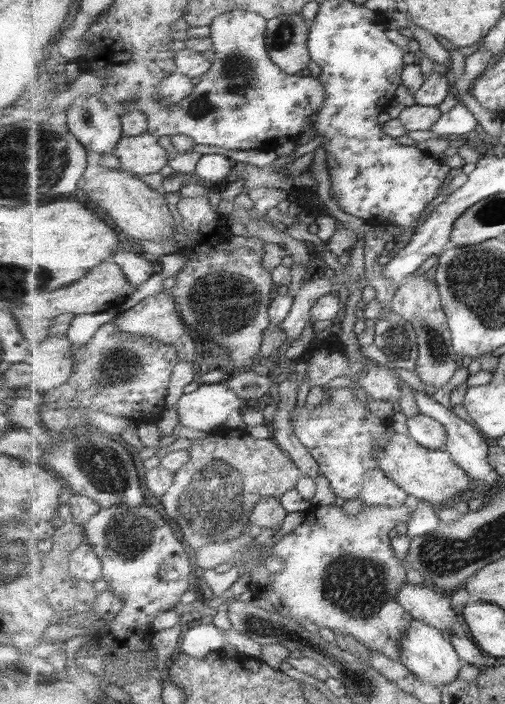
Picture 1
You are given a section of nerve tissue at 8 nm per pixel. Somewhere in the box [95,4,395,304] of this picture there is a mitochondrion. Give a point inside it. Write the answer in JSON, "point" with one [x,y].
{"point":[236,78]}

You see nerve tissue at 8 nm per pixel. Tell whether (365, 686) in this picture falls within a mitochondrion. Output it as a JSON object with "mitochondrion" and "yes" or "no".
{"mitochondrion":"yes"}

